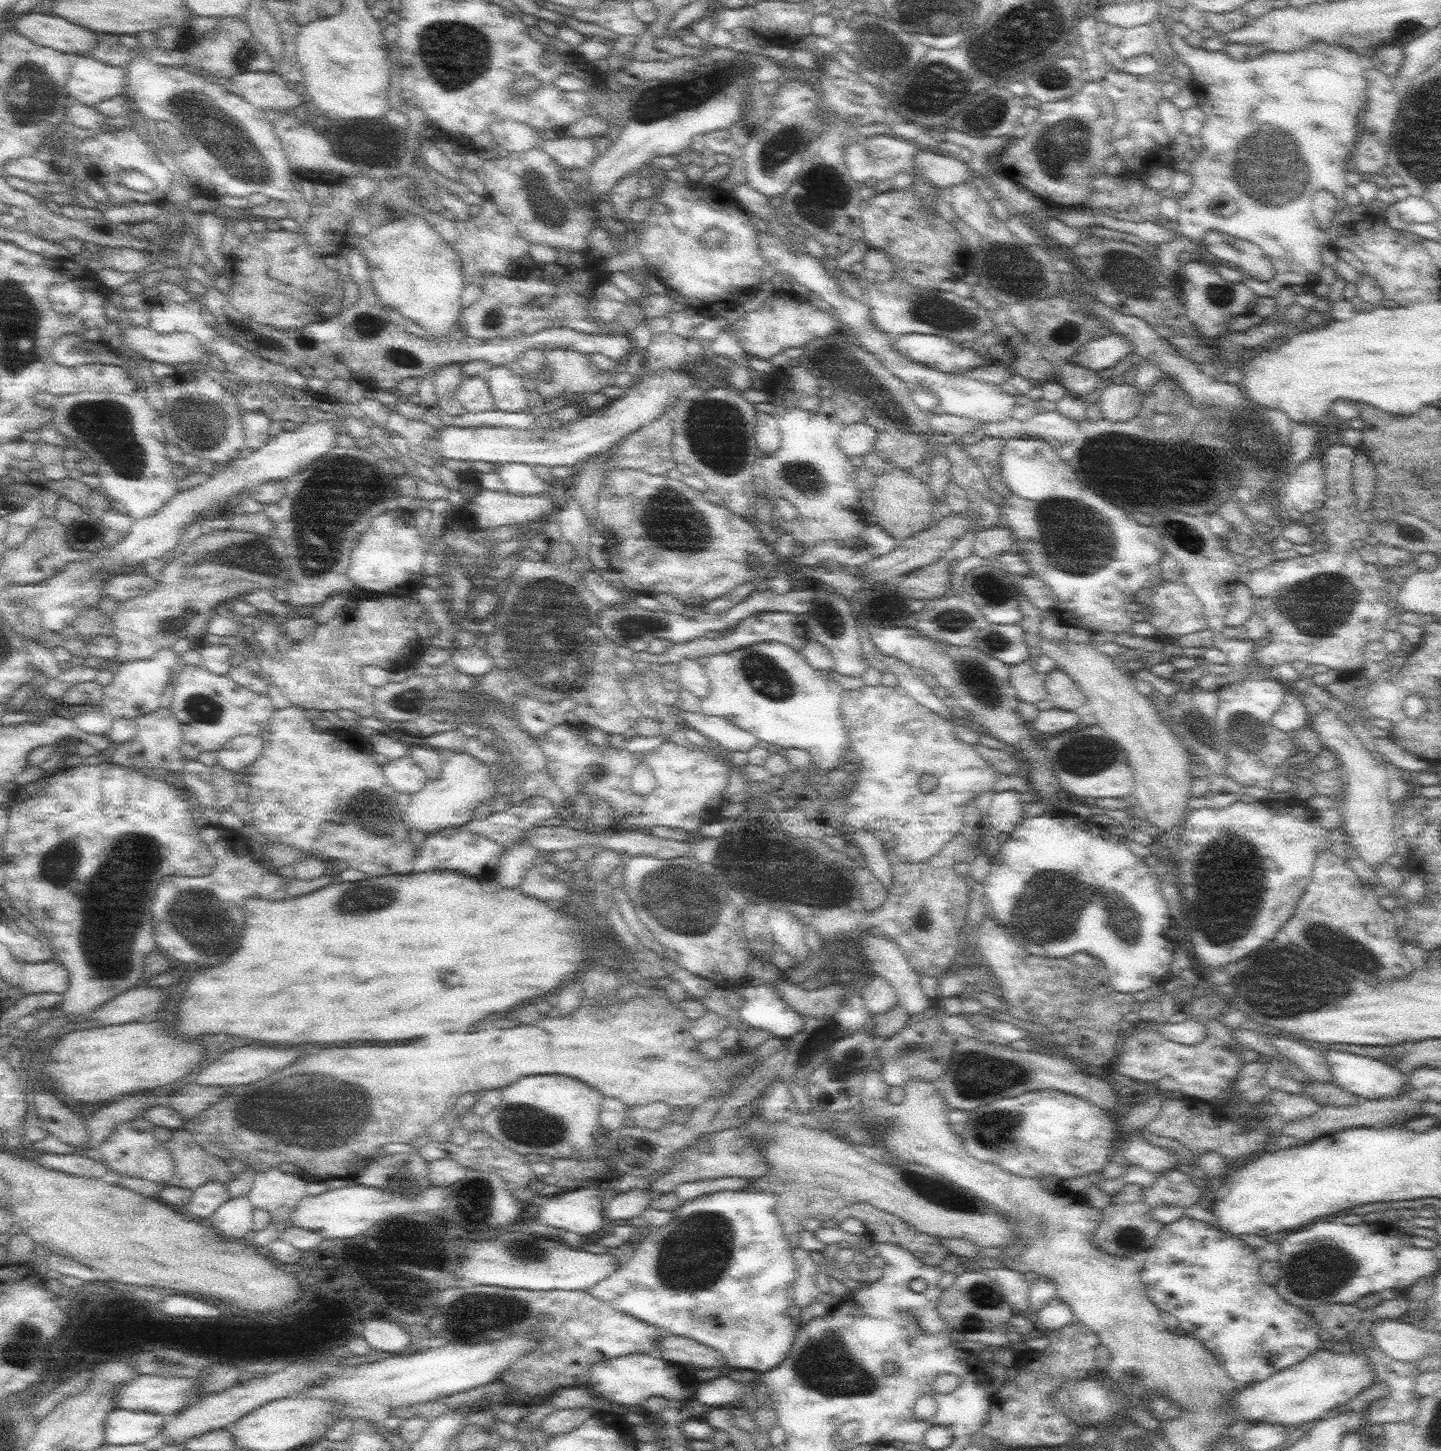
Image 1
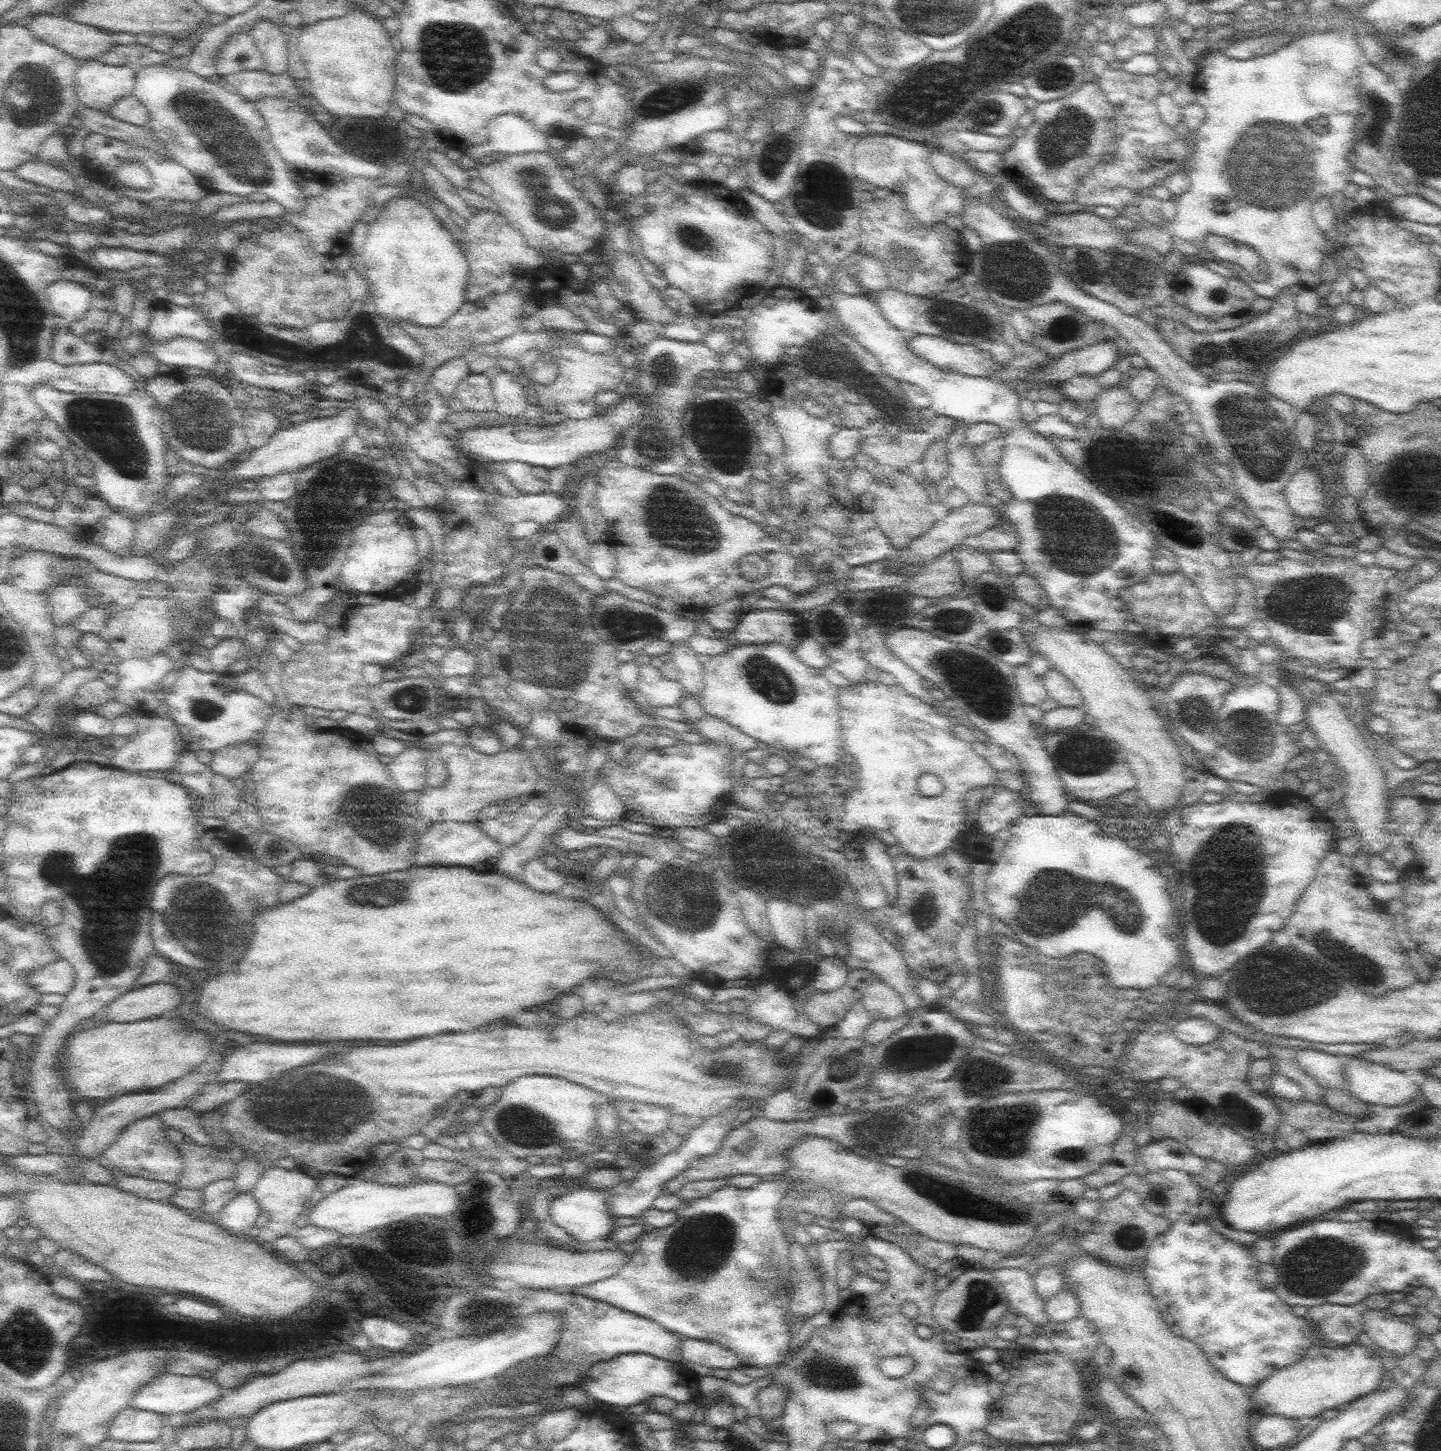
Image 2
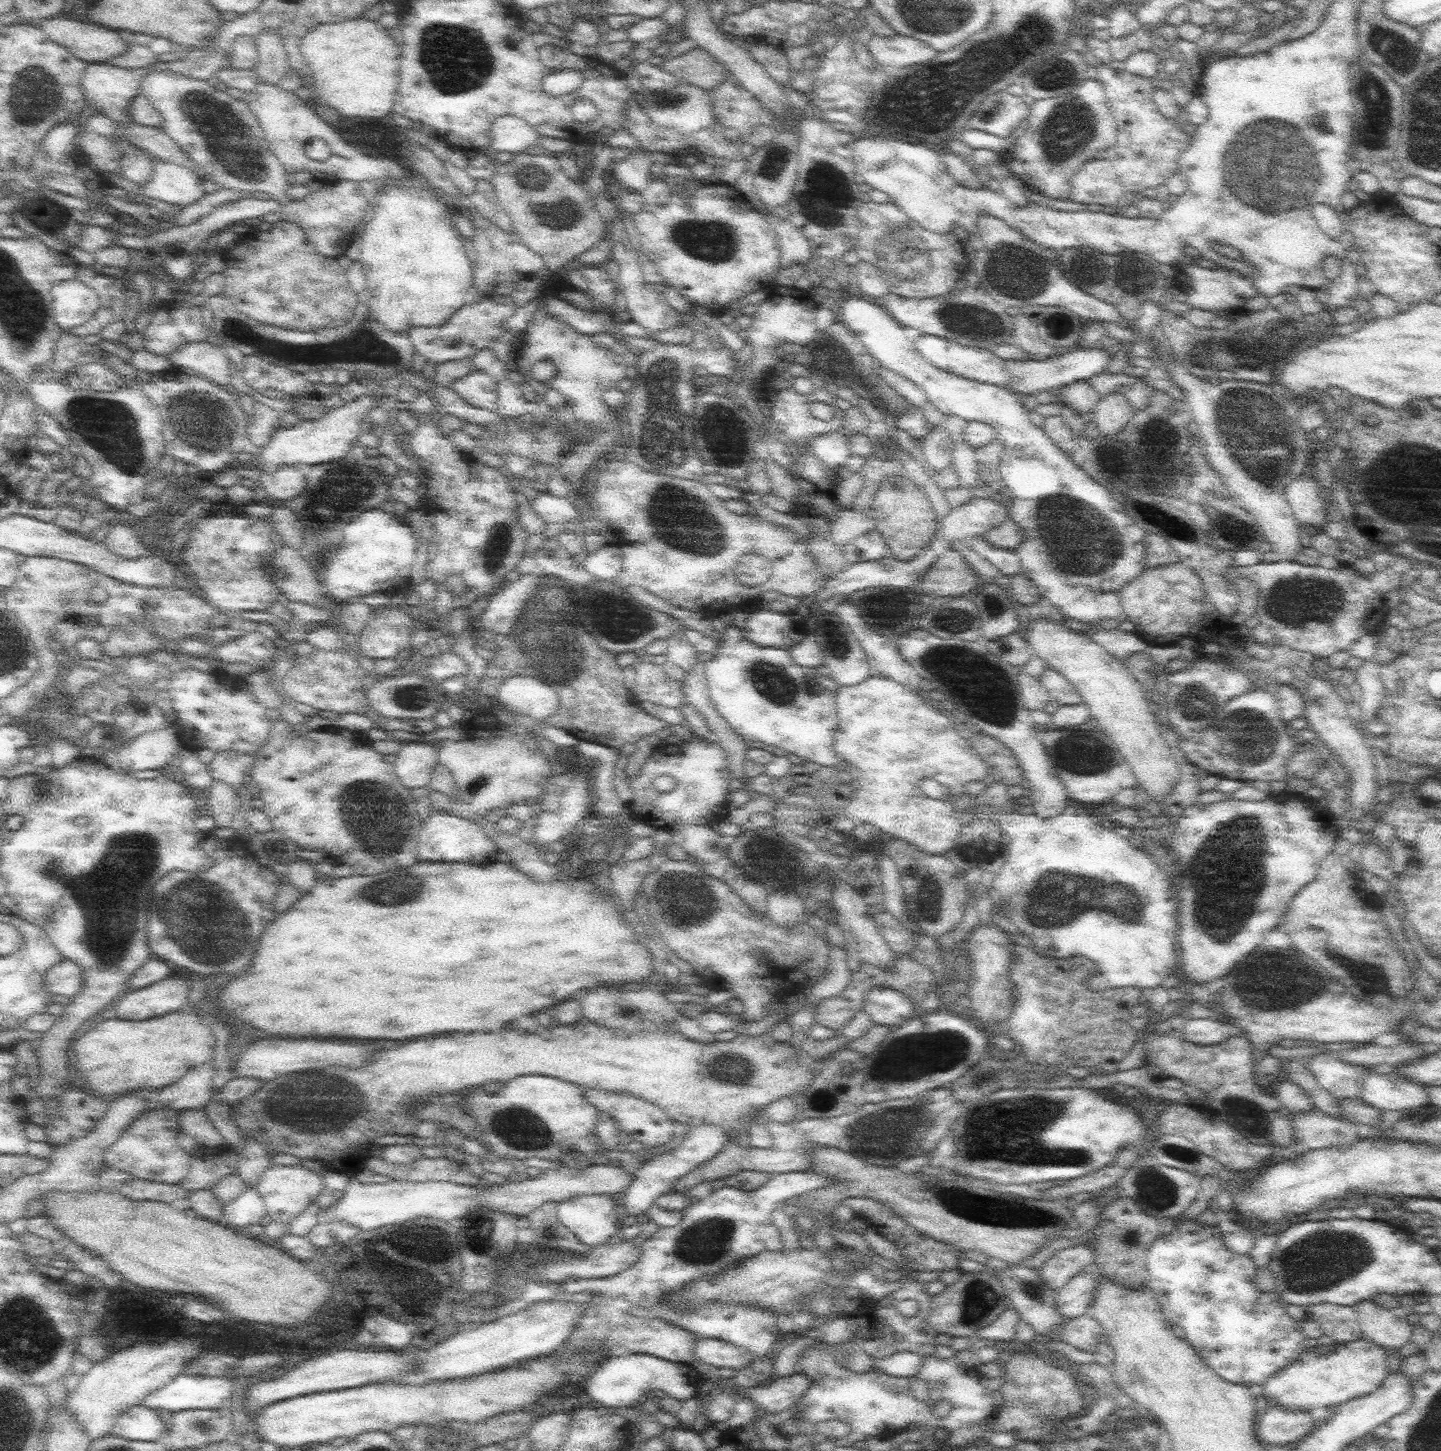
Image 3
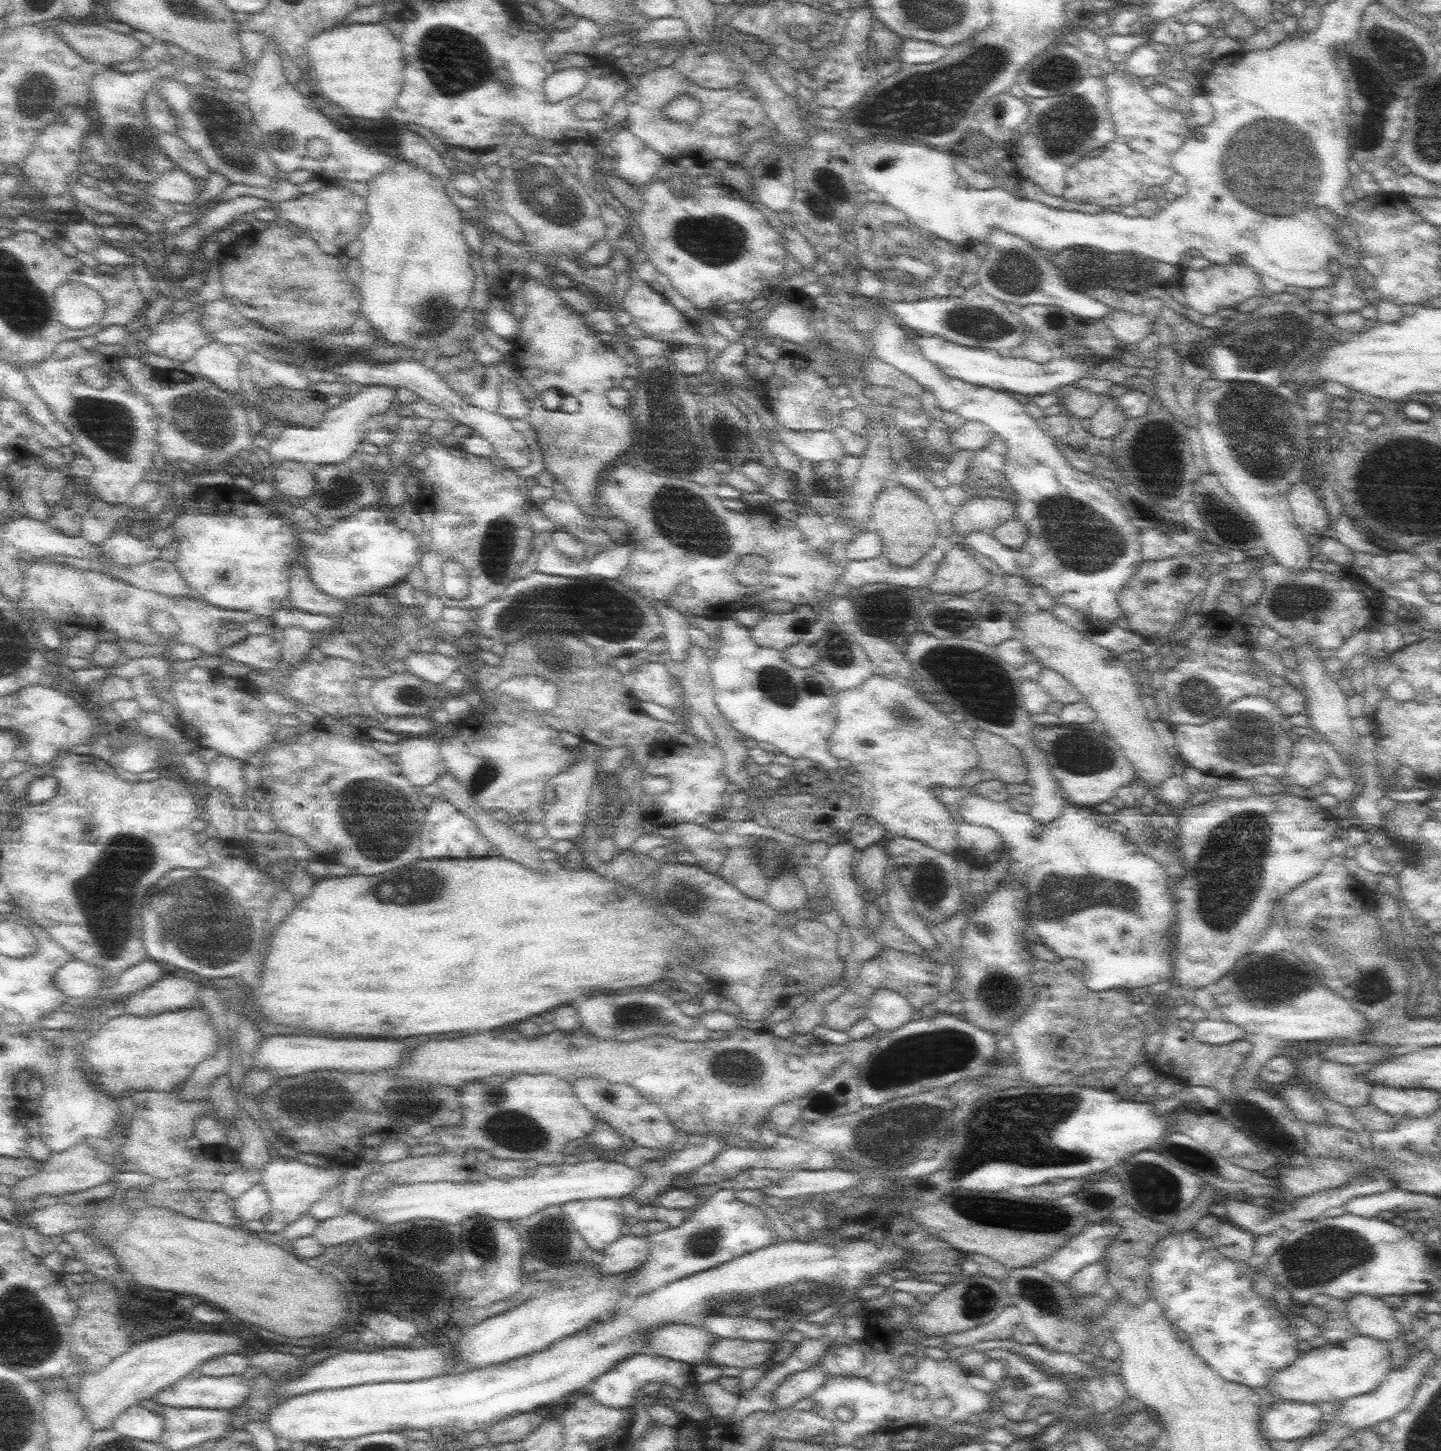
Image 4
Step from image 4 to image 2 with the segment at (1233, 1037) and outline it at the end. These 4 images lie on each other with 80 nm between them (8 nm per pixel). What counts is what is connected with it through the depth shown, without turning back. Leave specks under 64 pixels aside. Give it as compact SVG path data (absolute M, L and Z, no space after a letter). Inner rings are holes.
M1189 1018L1171 1028L1176 1039L1185 1044L1202 1046L1218 1039L1221 1028L1206 1018Z

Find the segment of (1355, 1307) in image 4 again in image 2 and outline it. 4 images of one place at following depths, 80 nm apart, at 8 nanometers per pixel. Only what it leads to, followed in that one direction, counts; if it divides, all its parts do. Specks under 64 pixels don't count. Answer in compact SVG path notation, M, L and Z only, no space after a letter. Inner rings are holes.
M1364 1308L1364 1330L1375 1344L1399 1355L1415 1350L1419 1334L1415 1324L1409 1324L1388 1309Z

